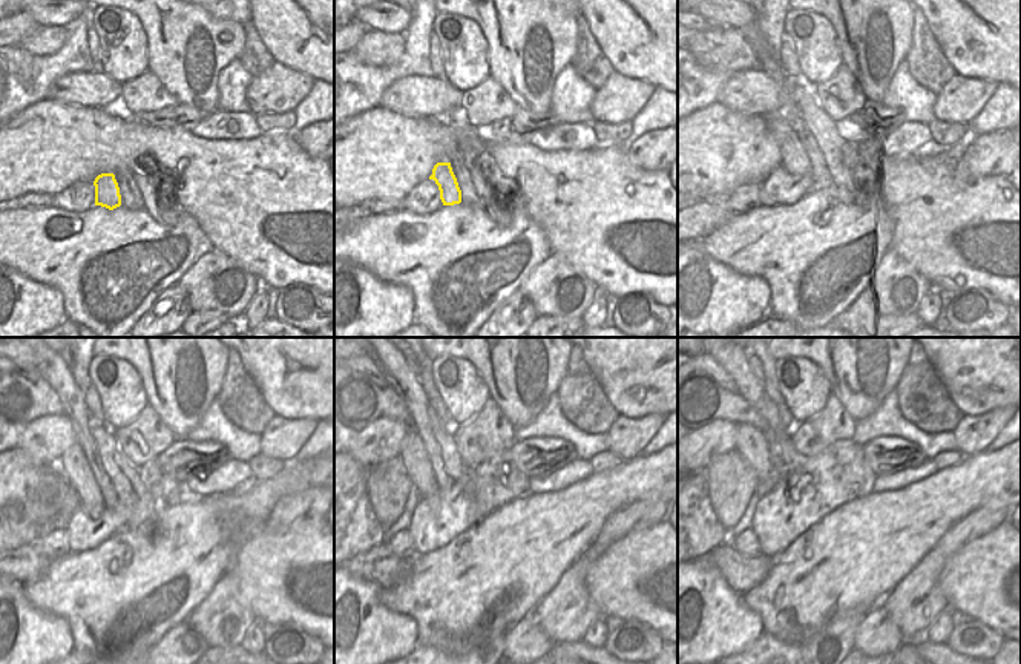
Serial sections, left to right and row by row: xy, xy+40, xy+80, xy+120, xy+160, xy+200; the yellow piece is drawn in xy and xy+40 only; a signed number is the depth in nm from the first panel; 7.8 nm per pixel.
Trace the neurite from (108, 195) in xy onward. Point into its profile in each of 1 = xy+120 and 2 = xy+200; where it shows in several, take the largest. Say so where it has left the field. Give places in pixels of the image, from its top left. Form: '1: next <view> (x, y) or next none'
1: next xy+120 (72, 462)
2: next xy+200 (751, 443)

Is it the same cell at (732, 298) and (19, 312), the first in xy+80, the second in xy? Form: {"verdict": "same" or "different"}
{"verdict": "same"}

